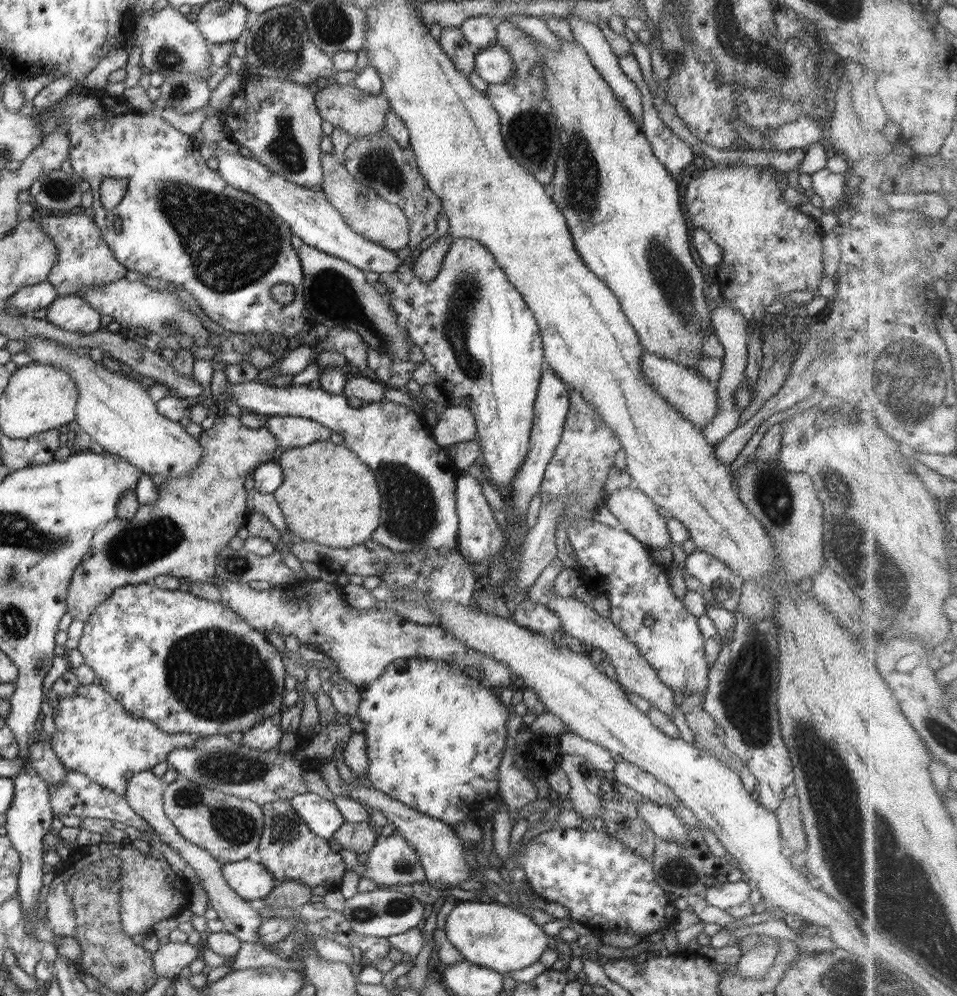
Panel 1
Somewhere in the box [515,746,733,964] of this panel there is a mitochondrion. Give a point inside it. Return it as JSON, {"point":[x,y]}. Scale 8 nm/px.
{"point":[675,871]}

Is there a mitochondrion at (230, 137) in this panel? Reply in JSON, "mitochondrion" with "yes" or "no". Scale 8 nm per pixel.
{"mitochondrion":"no"}

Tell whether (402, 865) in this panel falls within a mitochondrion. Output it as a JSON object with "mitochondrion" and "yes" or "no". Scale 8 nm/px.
{"mitochondrion":"yes"}

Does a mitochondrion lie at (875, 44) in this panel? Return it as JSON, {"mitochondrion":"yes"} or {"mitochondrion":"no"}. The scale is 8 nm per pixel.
{"mitochondrion":"no"}

